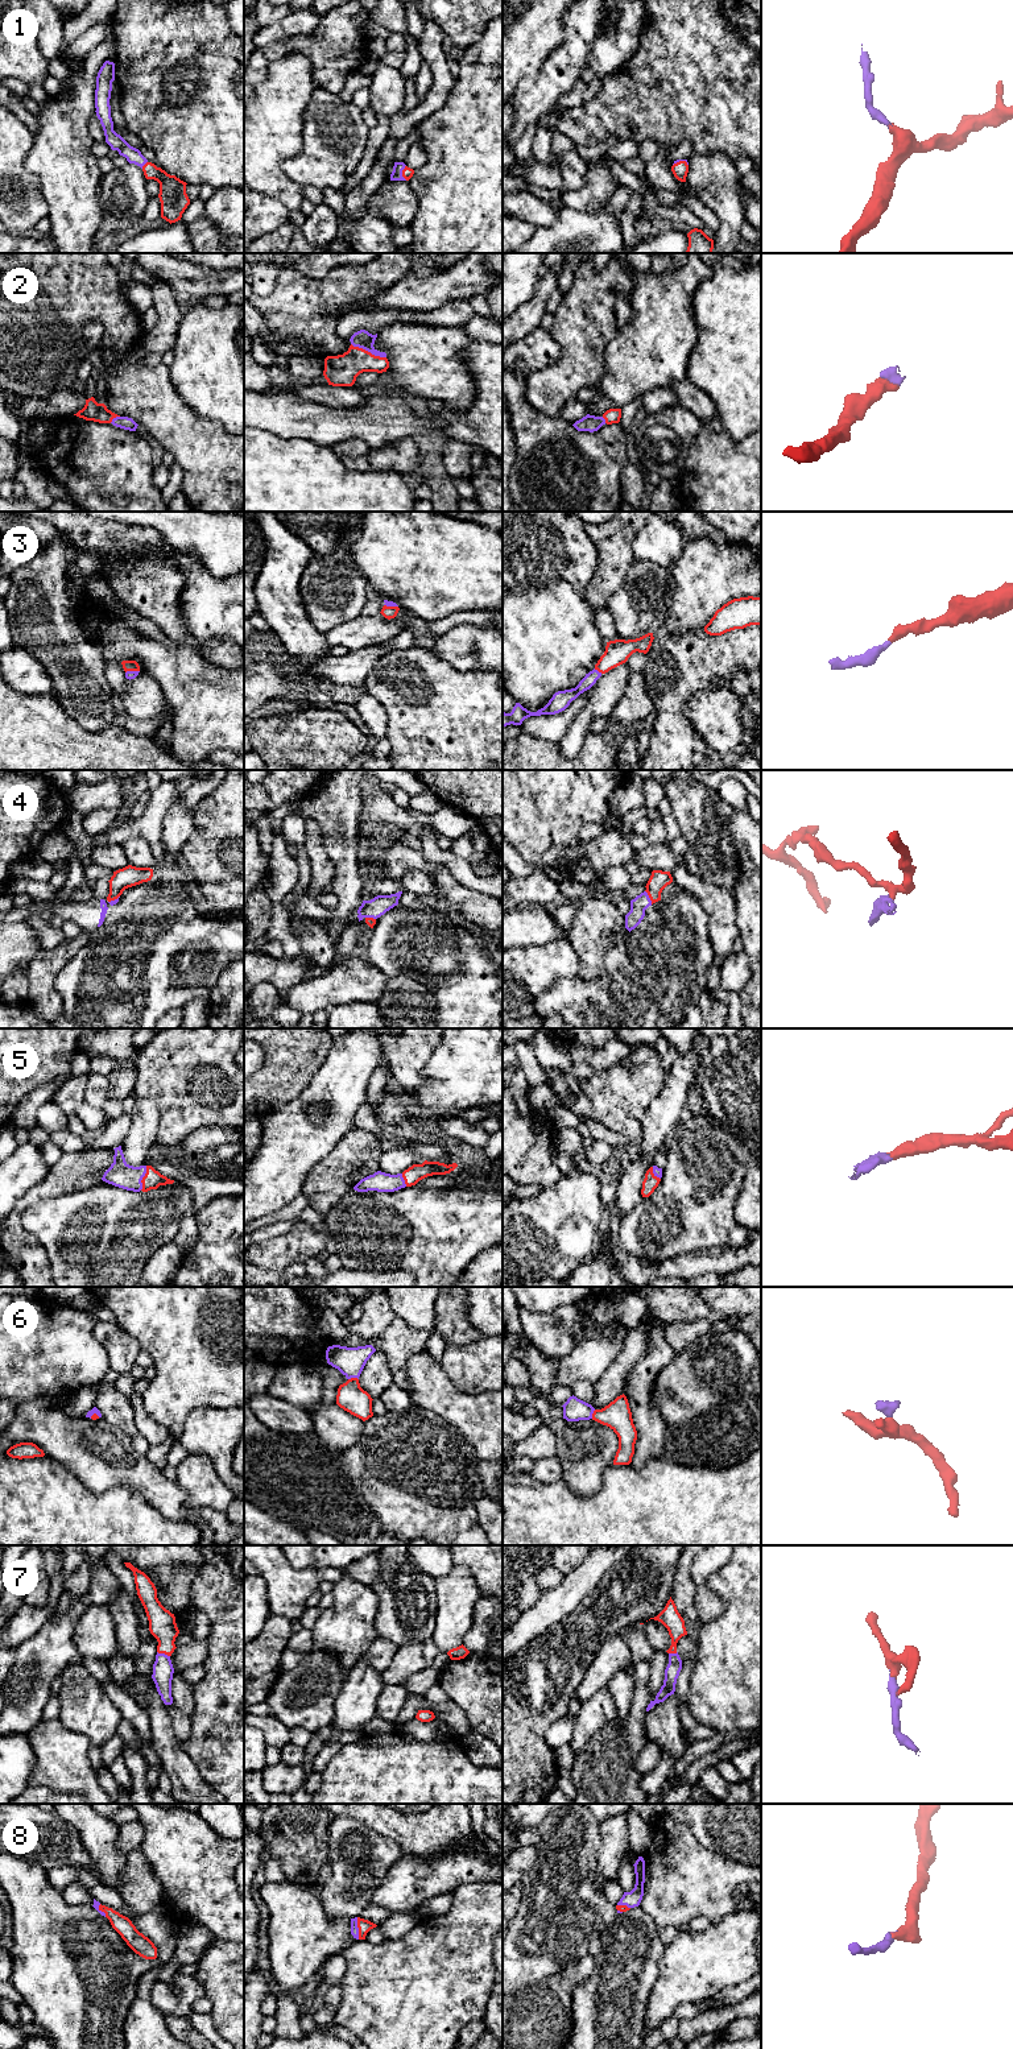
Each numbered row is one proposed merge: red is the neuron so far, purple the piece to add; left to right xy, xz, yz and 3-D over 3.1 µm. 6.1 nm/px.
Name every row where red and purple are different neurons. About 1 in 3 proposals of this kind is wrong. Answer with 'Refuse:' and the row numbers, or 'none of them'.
Refuse: 4

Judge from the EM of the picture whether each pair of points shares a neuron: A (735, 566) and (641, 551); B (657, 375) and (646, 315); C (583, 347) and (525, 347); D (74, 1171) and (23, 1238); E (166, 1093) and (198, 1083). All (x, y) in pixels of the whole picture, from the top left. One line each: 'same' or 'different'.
A: different
B: same
C: different
D: same
E: same

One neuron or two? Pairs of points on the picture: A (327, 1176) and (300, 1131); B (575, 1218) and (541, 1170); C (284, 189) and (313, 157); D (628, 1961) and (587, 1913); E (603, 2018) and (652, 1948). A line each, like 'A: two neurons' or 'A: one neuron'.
A: two neurons
B: two neurons
C: two neurons
D: two neurons
E: one neuron

